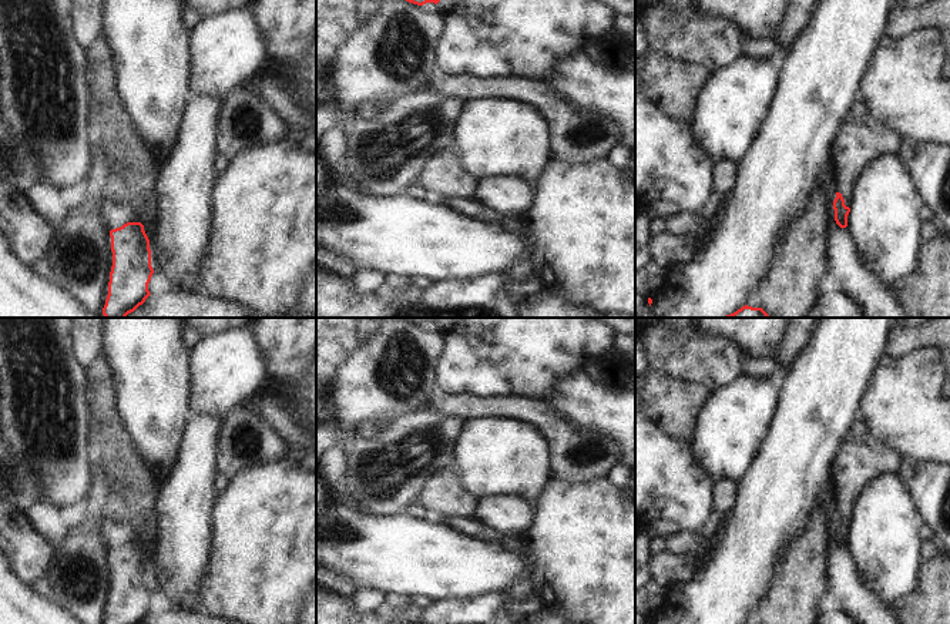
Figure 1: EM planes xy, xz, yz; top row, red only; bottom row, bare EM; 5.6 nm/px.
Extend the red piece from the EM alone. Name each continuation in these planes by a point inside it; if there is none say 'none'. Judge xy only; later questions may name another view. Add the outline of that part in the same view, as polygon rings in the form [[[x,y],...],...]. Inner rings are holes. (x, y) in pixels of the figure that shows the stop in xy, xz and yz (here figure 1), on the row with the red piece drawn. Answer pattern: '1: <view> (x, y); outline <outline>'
none

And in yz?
1: yz (860, 138); outline [[[856,97],[849,114],[833,141],[833,189],[840,192],[850,207],[853,188],[862,170],[883,154],[899,155],[903,137],[875,118],[866,101]]]

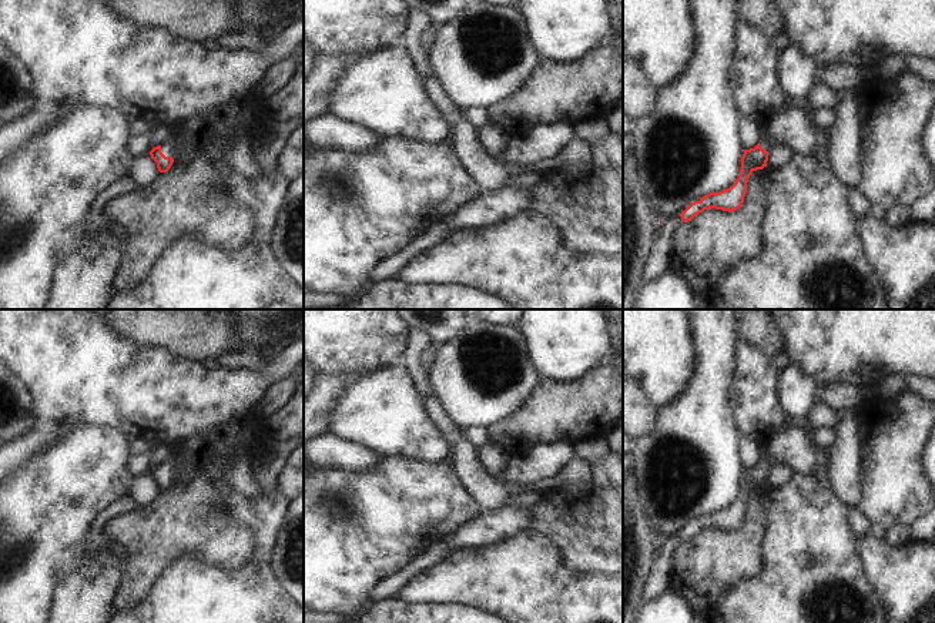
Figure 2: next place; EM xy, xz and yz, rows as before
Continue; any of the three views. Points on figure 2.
1: xy (170, 146); outline [[[170,135],[170,137],[162,143],[162,145],[161,145],[161,153],[162,153],[165,157],[174,158],[174,157],[175,157],[175,151],[178,150],[178,145],[180,145],[180,140]]]

